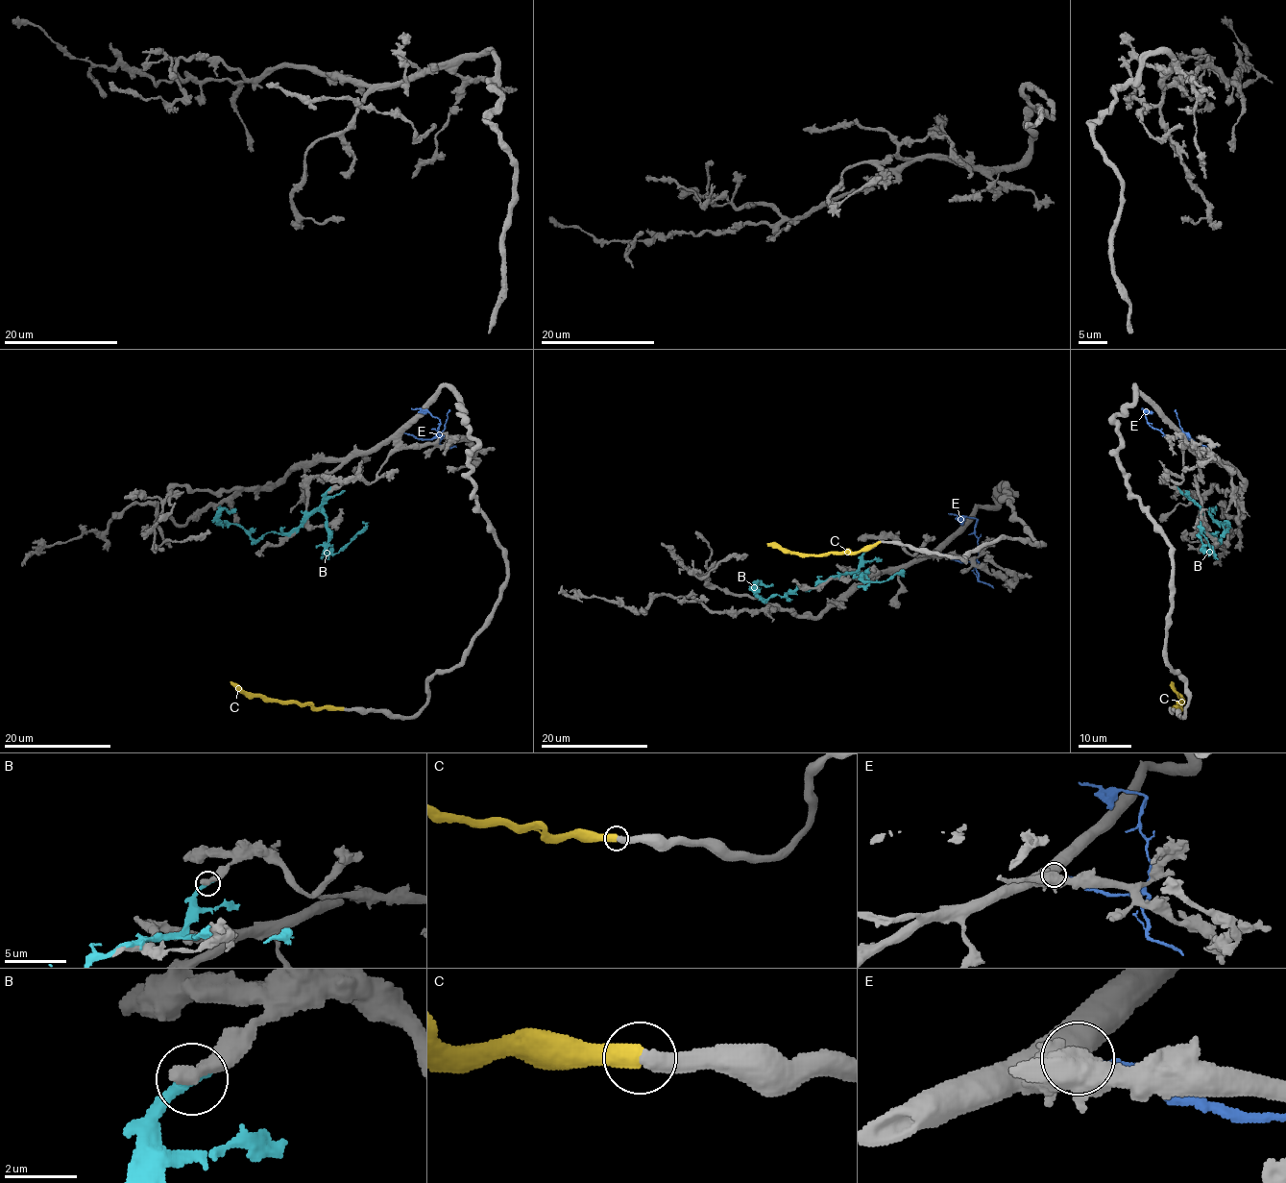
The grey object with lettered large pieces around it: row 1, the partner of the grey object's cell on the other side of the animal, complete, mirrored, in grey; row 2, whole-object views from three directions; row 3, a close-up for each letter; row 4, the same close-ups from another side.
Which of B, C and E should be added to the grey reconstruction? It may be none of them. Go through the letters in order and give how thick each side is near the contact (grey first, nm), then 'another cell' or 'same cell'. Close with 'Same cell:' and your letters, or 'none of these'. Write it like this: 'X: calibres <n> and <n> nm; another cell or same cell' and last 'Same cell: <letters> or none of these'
B: calibres 550 and 440 nm; another cell
C: calibres 400 and 460 nm; same cell
E: calibres 750 and 260 nm; another cell
Same cell: C

